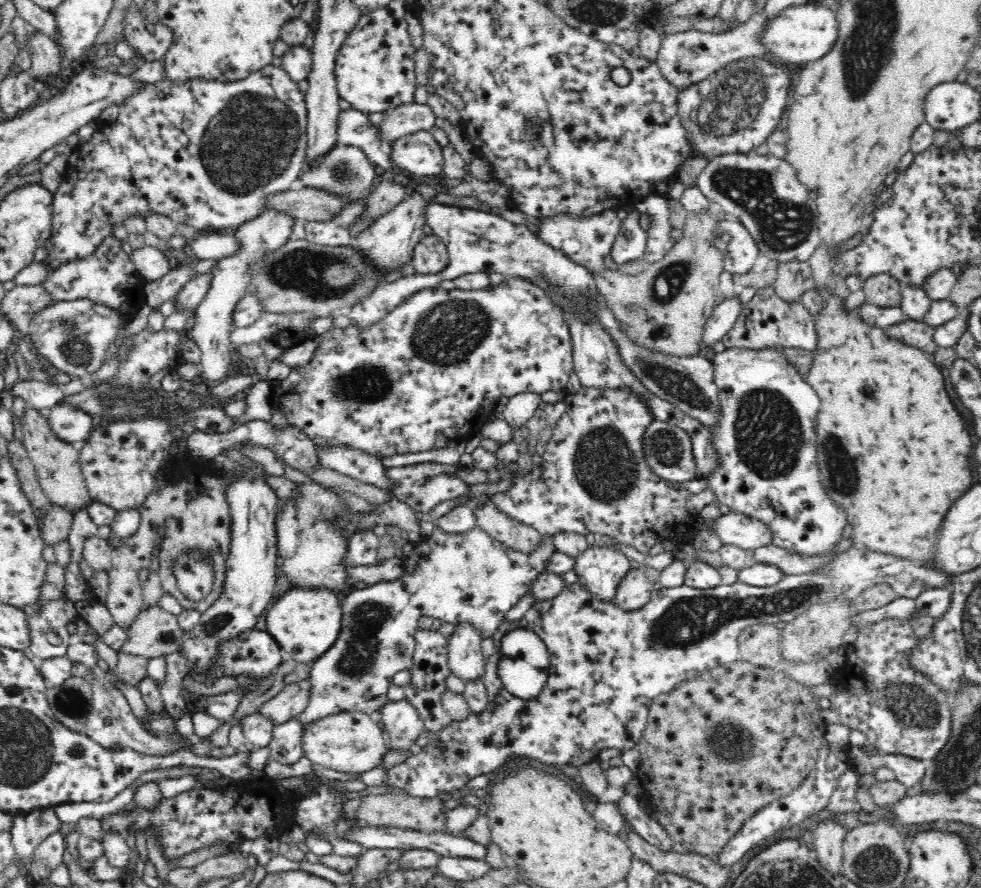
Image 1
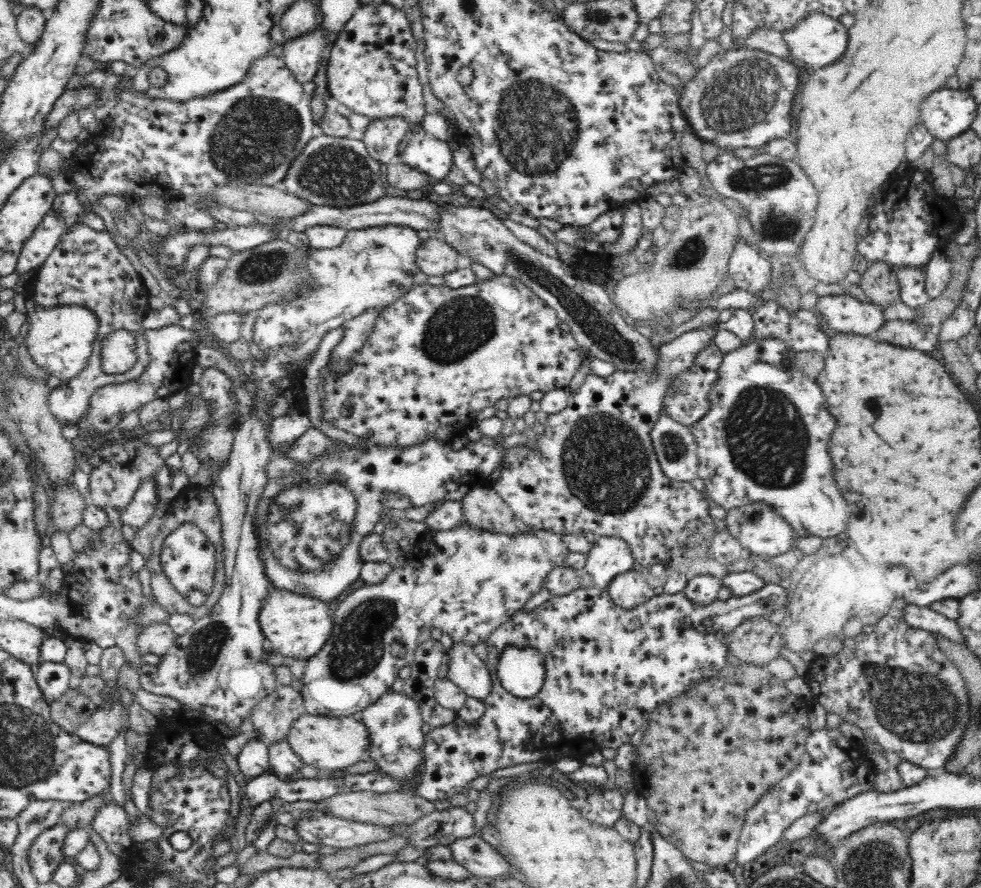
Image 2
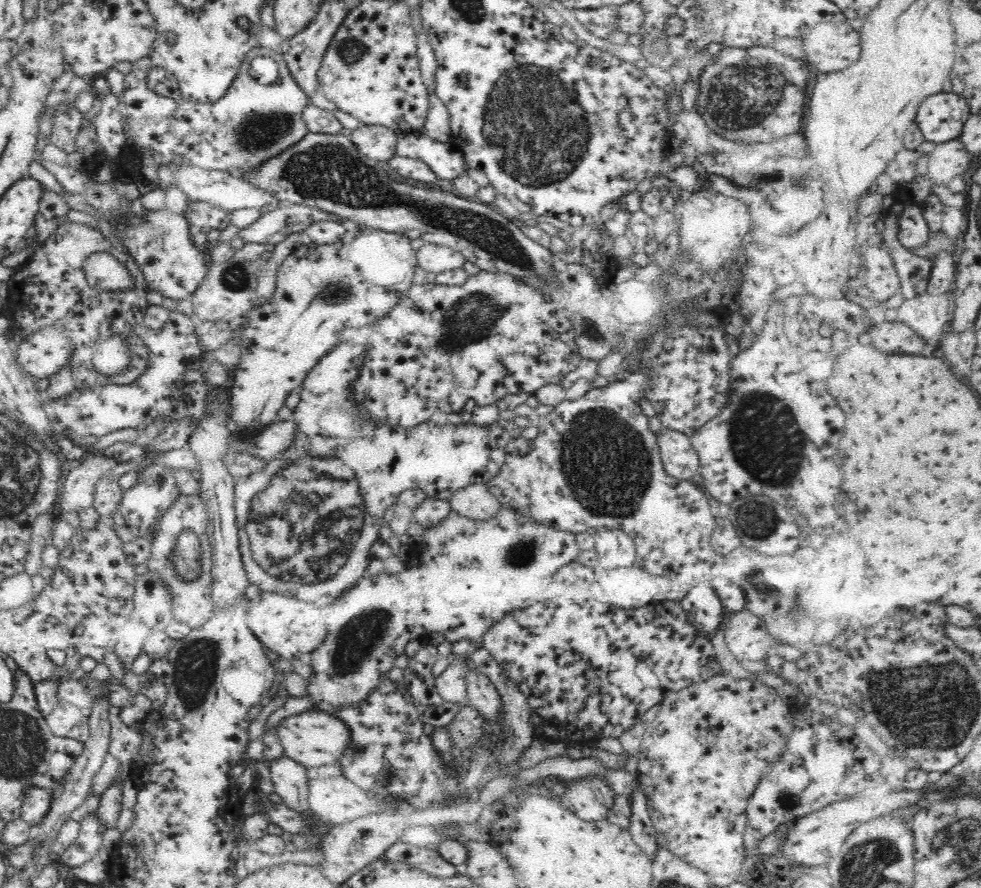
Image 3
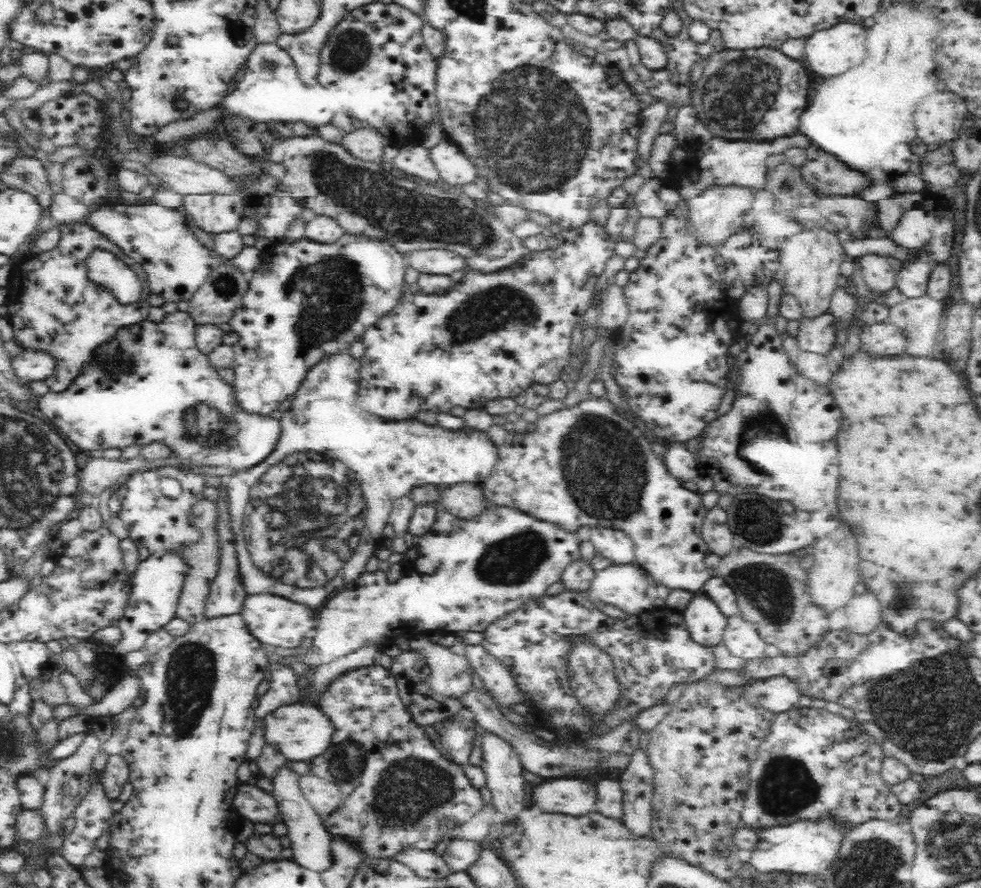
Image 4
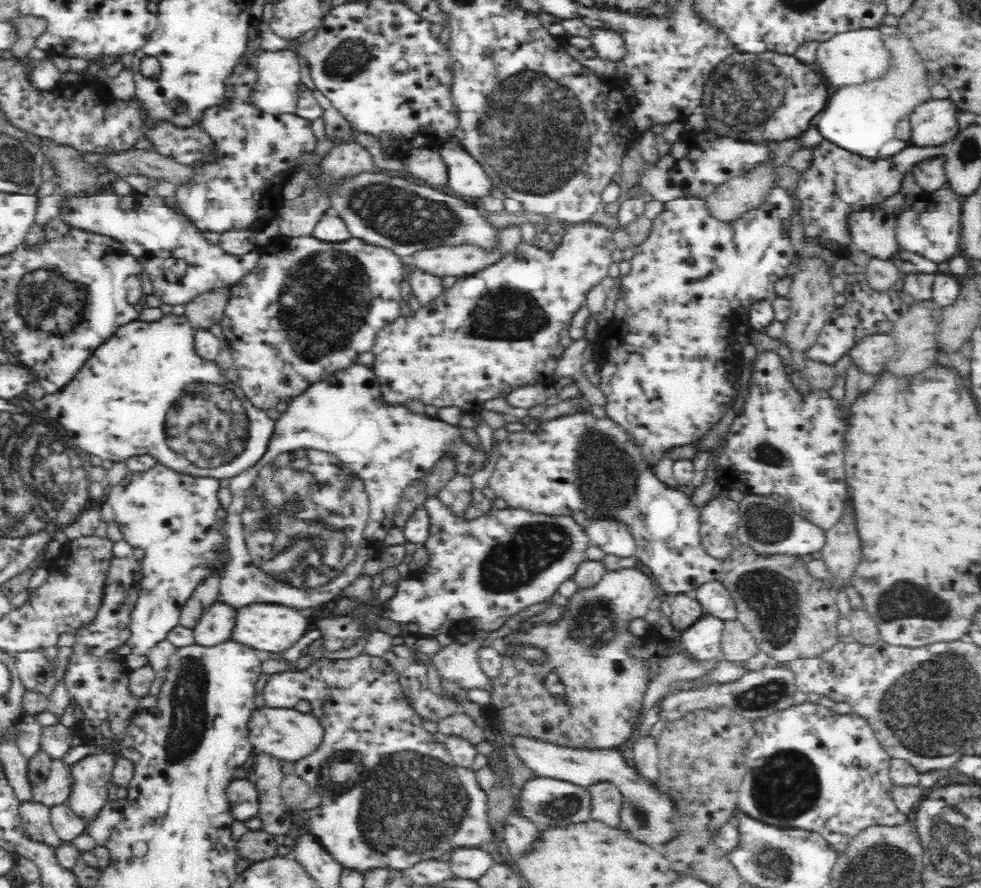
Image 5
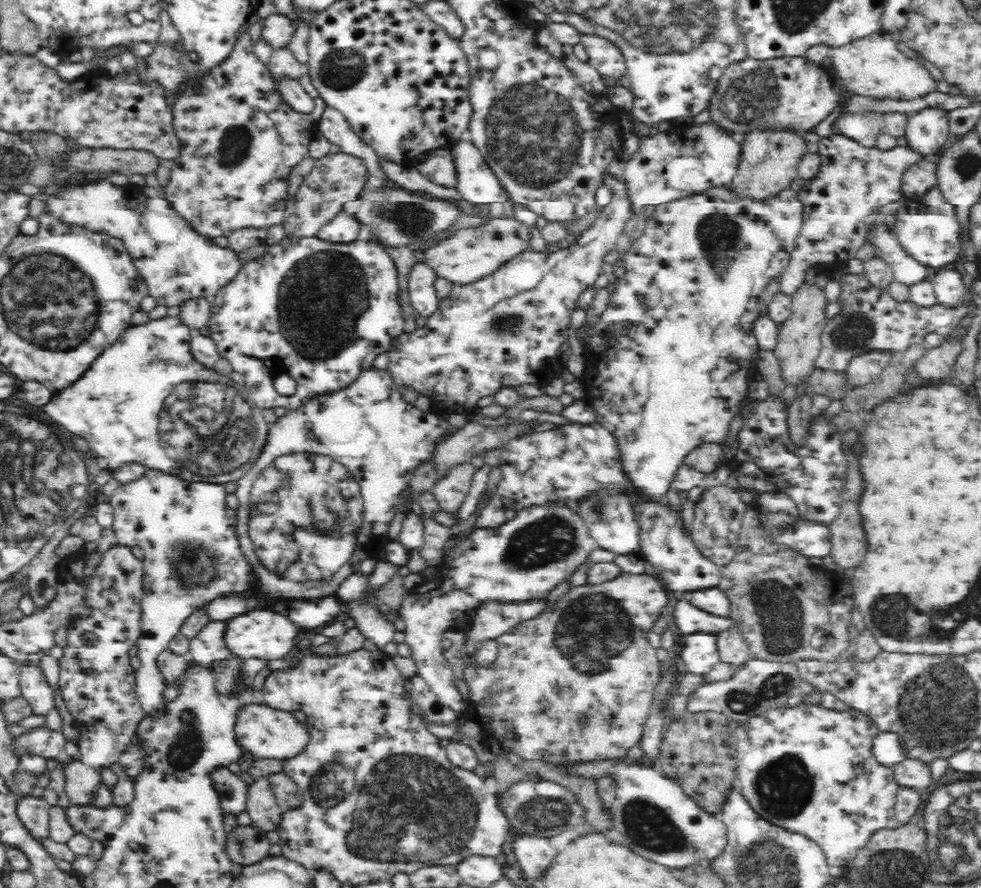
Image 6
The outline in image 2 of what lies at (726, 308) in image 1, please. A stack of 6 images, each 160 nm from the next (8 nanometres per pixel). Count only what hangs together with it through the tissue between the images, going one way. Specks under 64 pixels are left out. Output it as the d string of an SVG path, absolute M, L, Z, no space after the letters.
M721 322L708 323L703 325L698 330L692 332L683 332L681 329L676 331L673 335L659 338L658 360L654 362L652 368L648 370L634 370L634 371L620 371L613 372L610 376L598 377L592 374L584 380L576 393L569 395L569 401L566 408L552 414L548 414L548 422L544 426L544 434L538 438L538 446L532 450L531 448L520 448L520 446L508 447L505 452L505 460L503 462L501 474L493 483L489 485L490 488L497 492L497 495L512 509L515 520L518 522L522 531L547 530L555 532L559 535L565 534L585 534L587 532L594 532L597 536L618 536L624 539L631 548L633 557L637 567L653 574L655 577L672 568L672 560L676 558L690 558L696 554L696 550L700 552L700 556L710 554L708 546L710 546L711 538L717 533L716 525L714 525L714 518L709 512L710 499L706 496L704 491L698 491L692 482L680 482L666 477L662 471L661 464L657 459L653 442L651 441L651 432L654 424L656 424L658 417L663 413L663 398L668 391L669 384L678 376L679 372L690 368L690 364L694 362L694 356L702 350L702 346L706 346L710 340L715 338L718 329L721 327Z

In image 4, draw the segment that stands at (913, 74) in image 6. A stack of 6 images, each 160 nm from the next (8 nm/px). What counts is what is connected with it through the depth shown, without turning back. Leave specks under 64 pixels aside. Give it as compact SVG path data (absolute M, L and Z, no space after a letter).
M836 23L825 29L818 29L811 32L804 38L802 61L806 68L810 68L809 73L814 76L834 76L838 72L844 72L848 66L853 66L864 56L865 24L858 23Z

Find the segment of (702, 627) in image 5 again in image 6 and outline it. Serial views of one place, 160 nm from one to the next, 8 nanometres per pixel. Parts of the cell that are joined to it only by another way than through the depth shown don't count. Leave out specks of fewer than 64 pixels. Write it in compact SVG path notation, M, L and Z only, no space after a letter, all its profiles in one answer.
M695 632L681 637L679 655L685 663L685 670L692 674L707 674L721 661L718 652L717 634Z

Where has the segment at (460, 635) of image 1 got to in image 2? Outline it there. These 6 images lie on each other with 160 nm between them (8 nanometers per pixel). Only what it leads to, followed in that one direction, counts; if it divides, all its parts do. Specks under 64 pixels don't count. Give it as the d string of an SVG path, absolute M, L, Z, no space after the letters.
M453 643L447 654L450 662L447 678L467 697L485 703L492 694L492 678L485 661L472 653L468 643Z

